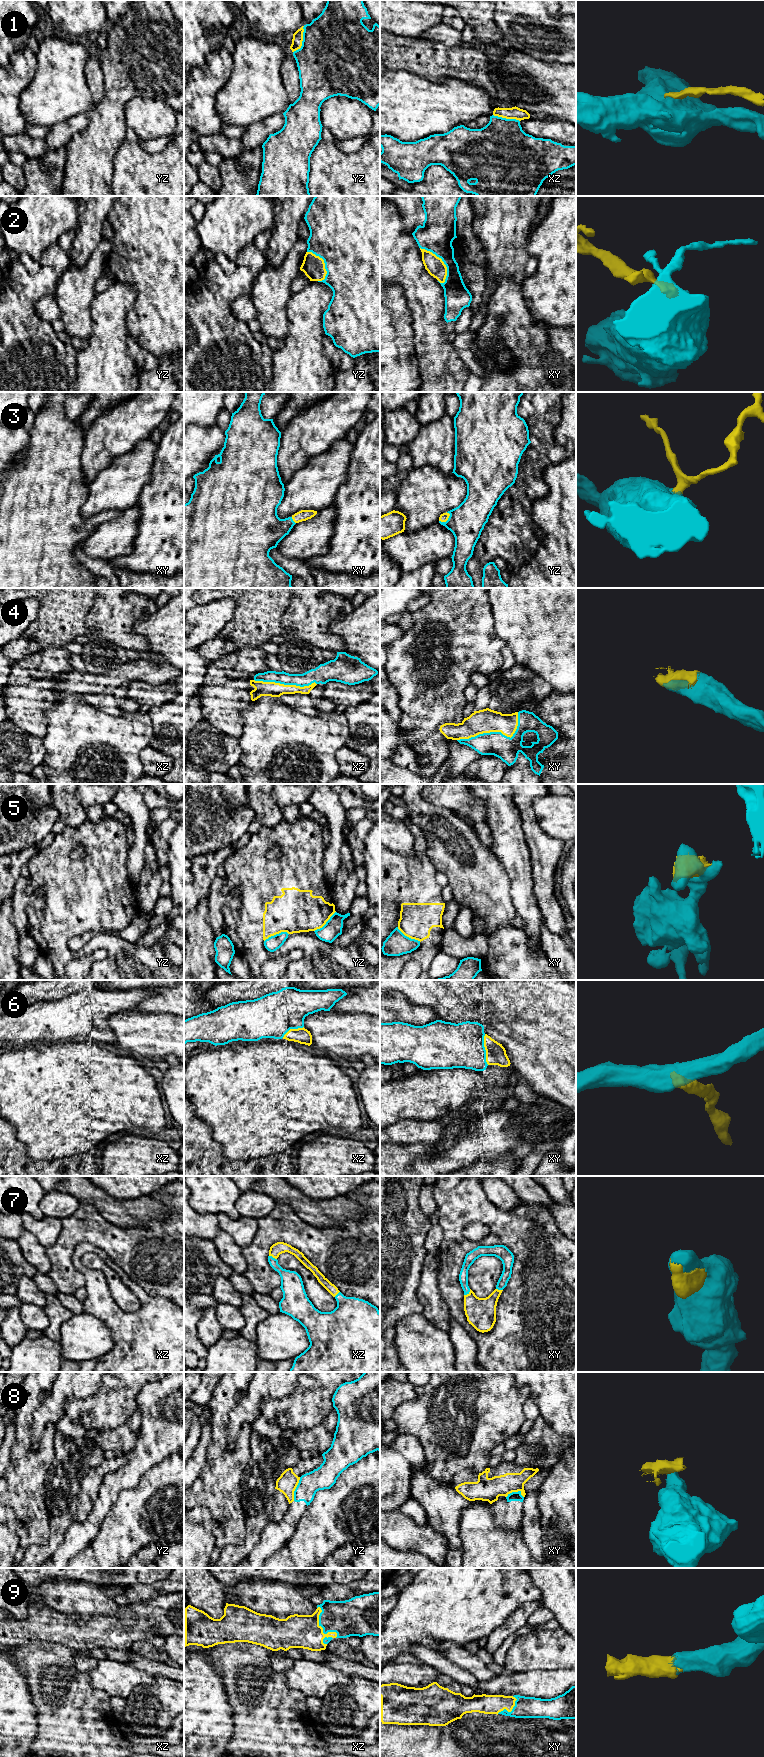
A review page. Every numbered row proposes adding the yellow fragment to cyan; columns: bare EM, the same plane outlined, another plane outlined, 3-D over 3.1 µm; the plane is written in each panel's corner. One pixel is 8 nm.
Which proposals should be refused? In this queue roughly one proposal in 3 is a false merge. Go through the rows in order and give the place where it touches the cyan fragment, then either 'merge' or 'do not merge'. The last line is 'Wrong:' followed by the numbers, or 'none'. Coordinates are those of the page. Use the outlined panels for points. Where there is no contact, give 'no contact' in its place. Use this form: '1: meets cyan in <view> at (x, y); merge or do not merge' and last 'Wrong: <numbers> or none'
1: meets cyan in yz at (303, 40); do not merge
2: meets cyan in xy at (442, 260); merge
3: meets cyan in yz at (446, 521); merge
4: meets cyan in xy at (496, 732); merge
5: meets cyan in yz at (276, 934); do not merge
6: meets cyan in xy at (484, 1049); merge
7: meets cyan in xy at (467, 1293); merge
8: meets cyan in yz at (295, 1489); do not merge
9: meets cyan in xz at (322, 1627); merge
Wrong: 1, 5, 8

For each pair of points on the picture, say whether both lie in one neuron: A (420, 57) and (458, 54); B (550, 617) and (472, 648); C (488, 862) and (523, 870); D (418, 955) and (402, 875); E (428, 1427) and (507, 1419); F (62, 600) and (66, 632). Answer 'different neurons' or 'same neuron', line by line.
A: same neuron
B: different neurons
C: different neurons
D: same neuron
E: same neuron
F: same neuron

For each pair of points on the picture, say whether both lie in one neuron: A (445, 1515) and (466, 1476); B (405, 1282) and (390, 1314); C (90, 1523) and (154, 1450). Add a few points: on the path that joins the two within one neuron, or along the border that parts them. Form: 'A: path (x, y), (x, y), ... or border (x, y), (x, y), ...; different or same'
A: border (449, 1483), (469, 1501); different
B: path (397, 1290), (394, 1293), (394, 1306); same
C: path (103, 1505), (107, 1496), (136, 1467); same

